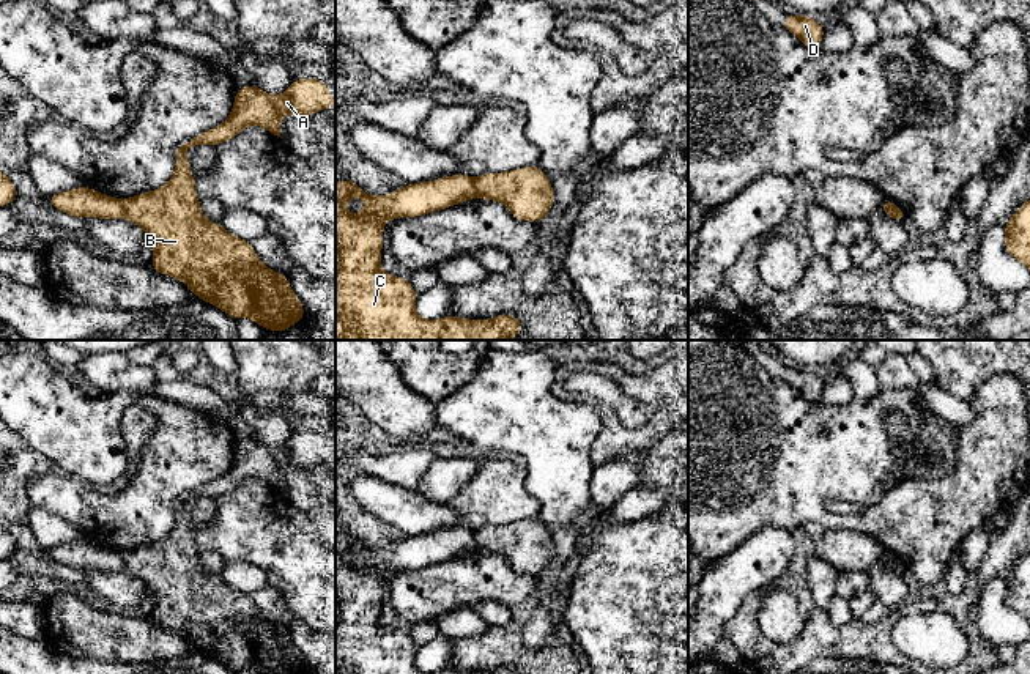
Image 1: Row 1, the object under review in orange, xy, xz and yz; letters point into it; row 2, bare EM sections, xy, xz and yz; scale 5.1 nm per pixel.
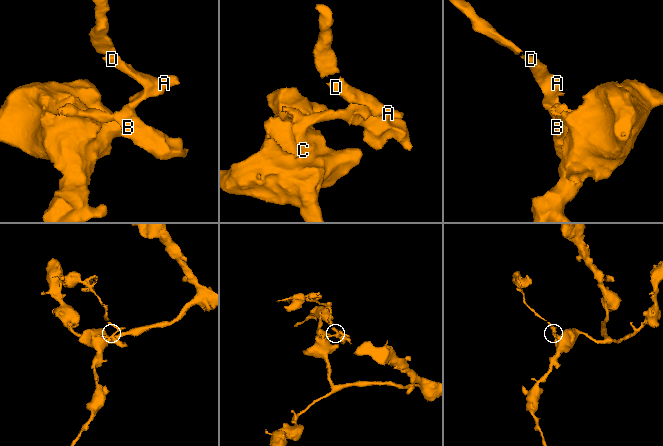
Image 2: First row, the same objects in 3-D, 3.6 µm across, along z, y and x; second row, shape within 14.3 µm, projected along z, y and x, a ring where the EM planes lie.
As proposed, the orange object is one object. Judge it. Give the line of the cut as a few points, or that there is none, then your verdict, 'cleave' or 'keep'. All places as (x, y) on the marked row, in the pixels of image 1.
xy (122, 200), (125, 216) | cleave

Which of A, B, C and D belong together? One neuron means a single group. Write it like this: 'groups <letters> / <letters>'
groups A B D / C

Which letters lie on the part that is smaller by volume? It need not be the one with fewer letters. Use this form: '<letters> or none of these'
A, B, D

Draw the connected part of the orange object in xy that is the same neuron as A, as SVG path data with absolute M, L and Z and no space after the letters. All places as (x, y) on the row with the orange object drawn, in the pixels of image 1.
M313 77L291 80L282 96L269 94L255 83L236 88L228 118L176 150L175 172L165 186L123 200L124 217L143 228L151 239L154 254L151 269L183 280L194 296L216 306L233 320L246 317L263 329L283 334L290 326L307 318L301 299L290 288L288 274L265 266L249 241L230 235L222 224L213 224L205 217L186 153L195 145L217 146L250 124L258 124L280 137L280 120L285 115L310 117L332 106L335 99L328 91L326 82Z

